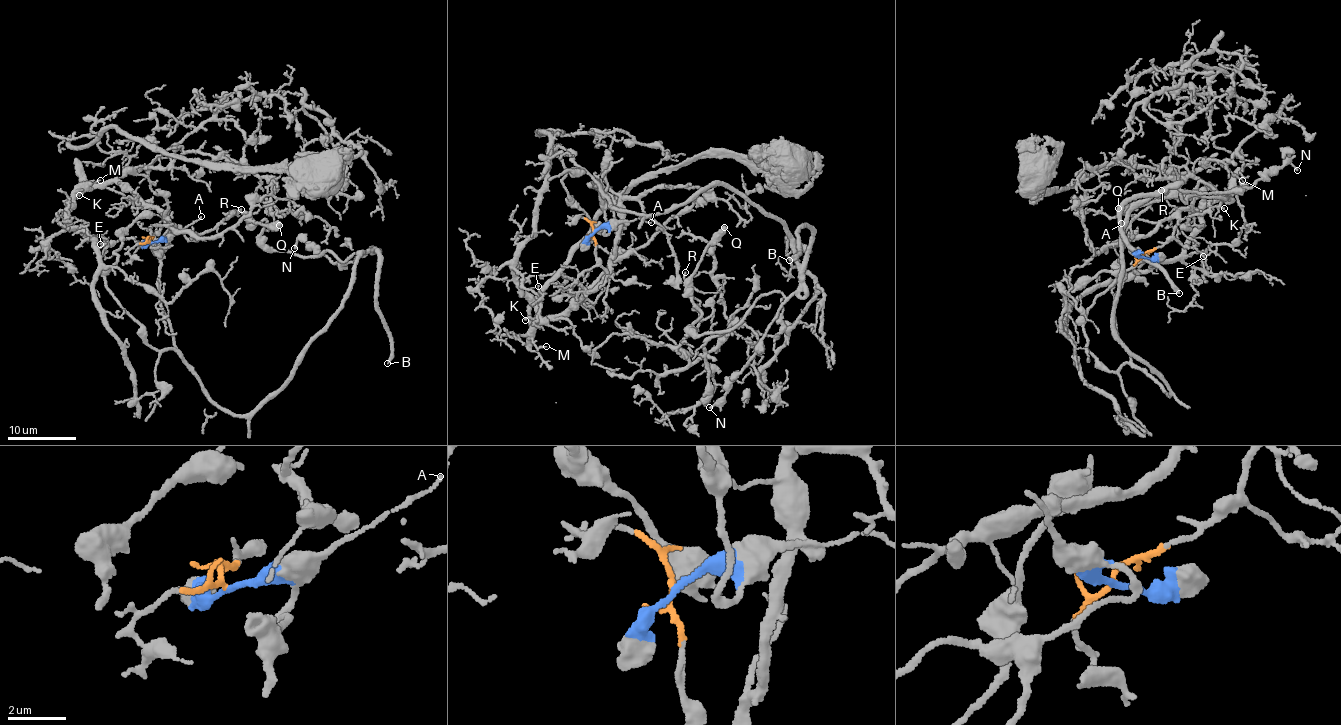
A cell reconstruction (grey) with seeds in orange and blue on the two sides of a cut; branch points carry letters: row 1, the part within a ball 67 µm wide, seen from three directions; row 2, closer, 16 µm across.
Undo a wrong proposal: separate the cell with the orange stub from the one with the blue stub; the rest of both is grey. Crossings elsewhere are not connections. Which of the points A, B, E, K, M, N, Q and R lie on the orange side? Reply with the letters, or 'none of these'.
E, K, M

